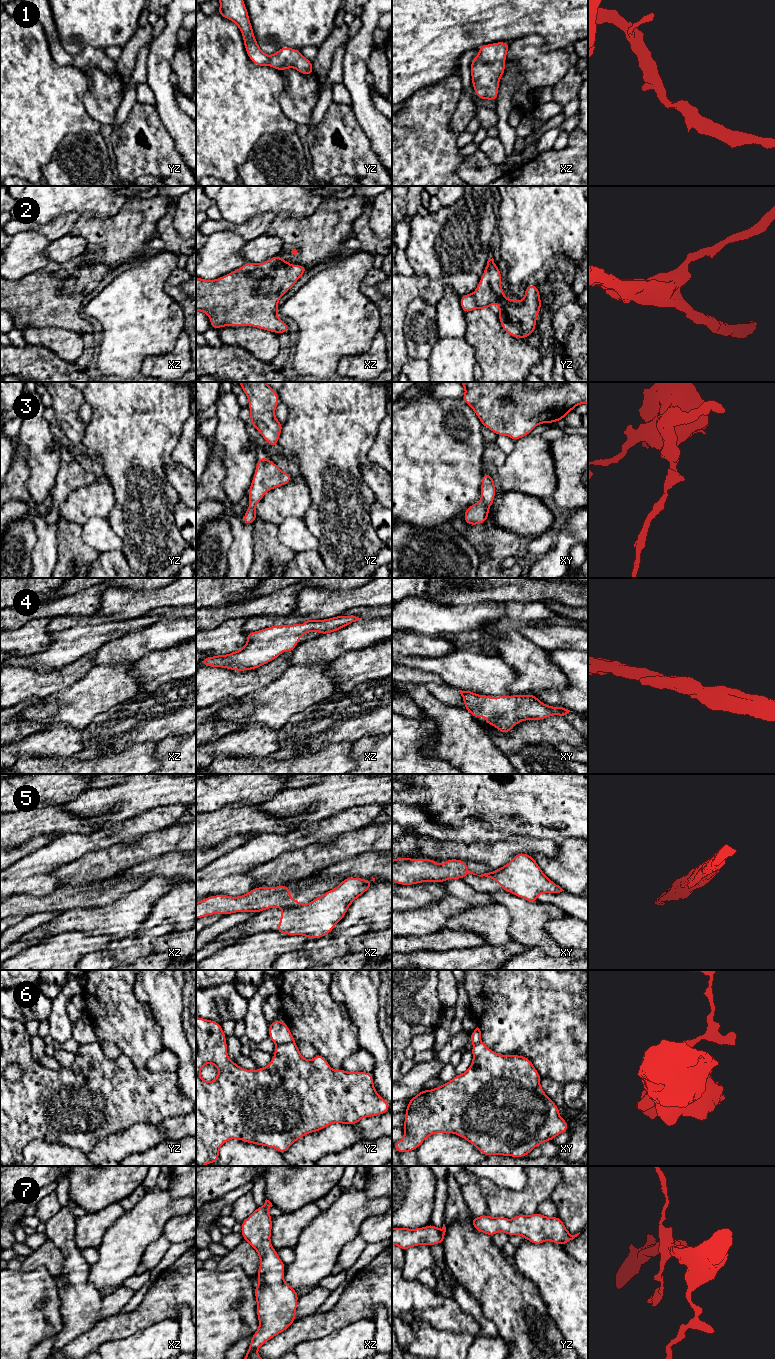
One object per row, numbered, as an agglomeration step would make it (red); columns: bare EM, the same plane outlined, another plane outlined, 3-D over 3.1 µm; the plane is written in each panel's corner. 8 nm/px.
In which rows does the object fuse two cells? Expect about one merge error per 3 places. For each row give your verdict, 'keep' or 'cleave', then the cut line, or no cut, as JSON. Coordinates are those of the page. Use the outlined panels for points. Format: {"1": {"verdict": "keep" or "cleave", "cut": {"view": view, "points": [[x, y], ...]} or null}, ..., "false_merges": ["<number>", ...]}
{"1": {"verdict": "keep", "cut": null}, "2": {"verdict": "keep", "cut": null}, "3": {"verdict": "keep", "cut": null}, "4": {"verdict": "keep", "cut": null}, "5": {"verdict": "cleave", "cut": {"view": "xz", "points": [[298, 905], [285, 908]]}}, "6": {"verdict": "cleave", "cut": {"view": "yz", "points": [[295, 1043], [280, 1043], [278, 1045]]}}, "7": {"verdict": "keep", "cut": null}, "false_merges": ["5", "6"]}

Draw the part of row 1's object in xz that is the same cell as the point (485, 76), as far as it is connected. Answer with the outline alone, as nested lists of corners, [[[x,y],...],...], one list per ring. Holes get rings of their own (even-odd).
[[[496,42],[478,48],[479,54],[471,62],[472,86],[479,99],[496,101],[499,81],[506,69],[506,55],[511,44]]]

